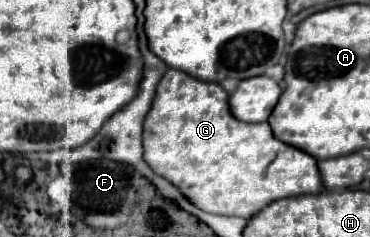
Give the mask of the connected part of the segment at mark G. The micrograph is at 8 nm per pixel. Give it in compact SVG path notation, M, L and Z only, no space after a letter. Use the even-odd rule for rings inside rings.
M173 68L159 82L153 106L145 118L143 150L147 164L157 174L171 180L195 206L211 214L251 218L275 200L325 192L313 156L275 138L267 122L251 124L237 120L229 110L229 94L217 82L203 82Z

